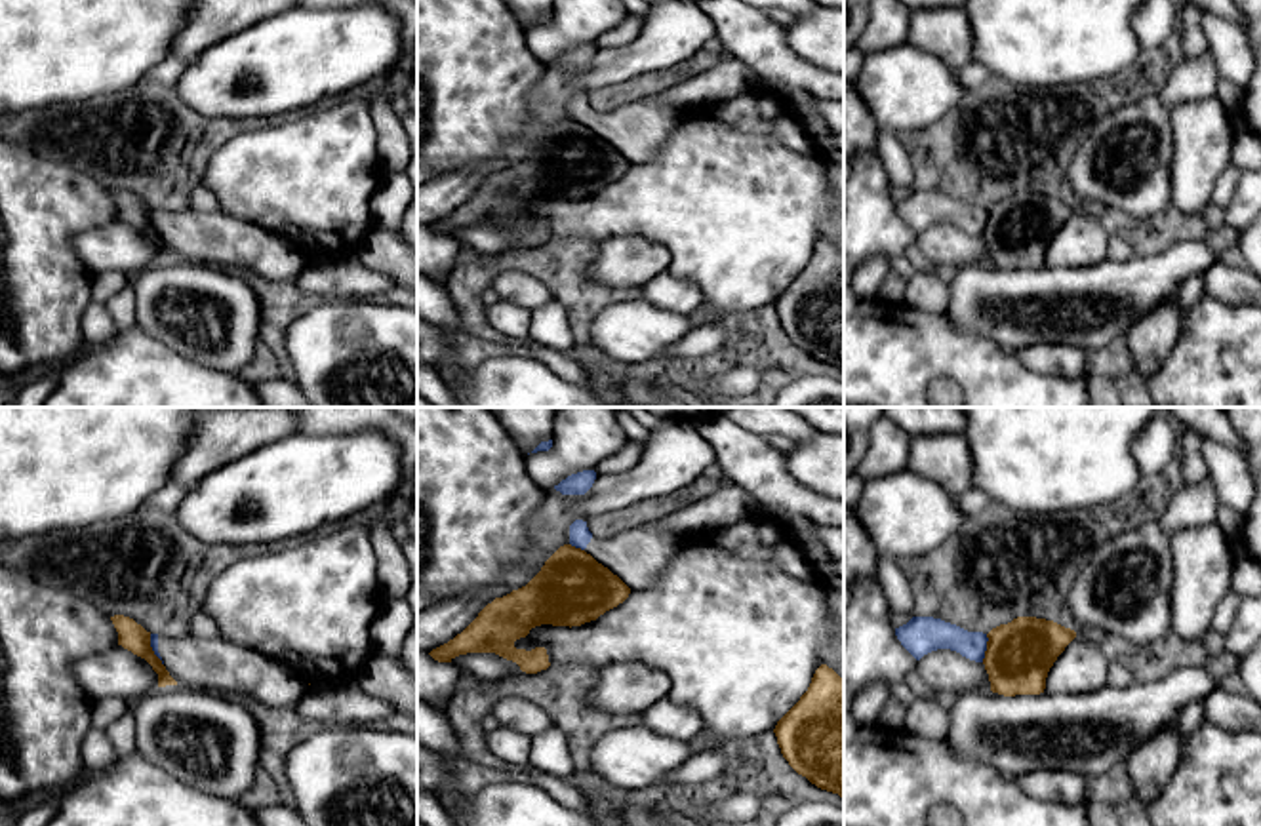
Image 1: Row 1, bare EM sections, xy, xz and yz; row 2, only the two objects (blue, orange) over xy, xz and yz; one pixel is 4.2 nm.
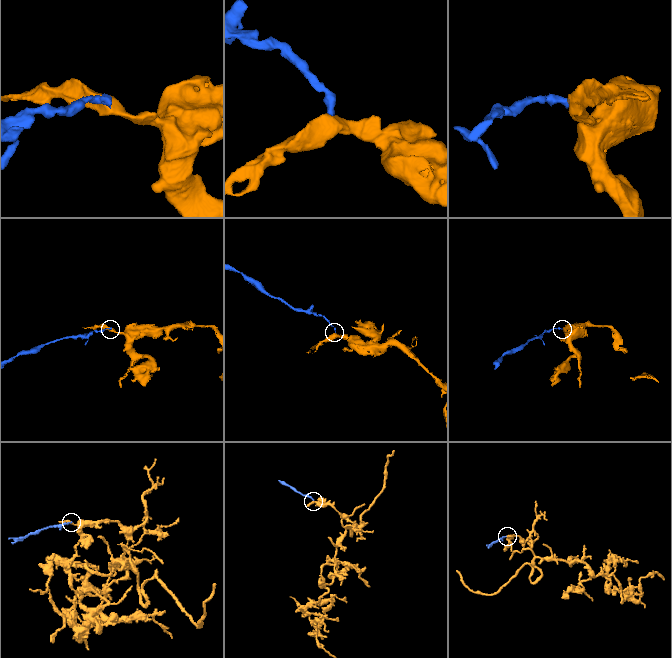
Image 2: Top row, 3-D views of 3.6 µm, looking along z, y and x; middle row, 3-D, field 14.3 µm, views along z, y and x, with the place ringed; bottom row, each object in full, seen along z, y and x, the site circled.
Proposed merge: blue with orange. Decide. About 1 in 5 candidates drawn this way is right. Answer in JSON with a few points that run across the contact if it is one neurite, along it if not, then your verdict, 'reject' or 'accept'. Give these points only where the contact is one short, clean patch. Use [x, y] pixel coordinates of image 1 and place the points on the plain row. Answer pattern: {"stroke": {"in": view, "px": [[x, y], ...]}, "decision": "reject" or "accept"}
{"stroke": {"in": "yz", "px": [[987, 208], [987, 223], [981, 235]]}, "decision": "reject"}

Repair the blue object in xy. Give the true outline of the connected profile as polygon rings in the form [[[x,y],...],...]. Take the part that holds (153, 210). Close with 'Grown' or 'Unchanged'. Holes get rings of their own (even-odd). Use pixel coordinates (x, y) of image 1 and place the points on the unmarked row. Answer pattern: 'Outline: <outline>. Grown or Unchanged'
Outline: [[[150,207],[150,221],[173,253],[267,280],[295,280],[309,255],[290,238],[269,232],[223,211],[168,213]]]. Grown

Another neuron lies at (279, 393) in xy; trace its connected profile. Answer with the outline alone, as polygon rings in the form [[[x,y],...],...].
[[[274,379],[253,386],[267,407],[312,407],[295,381]]]

